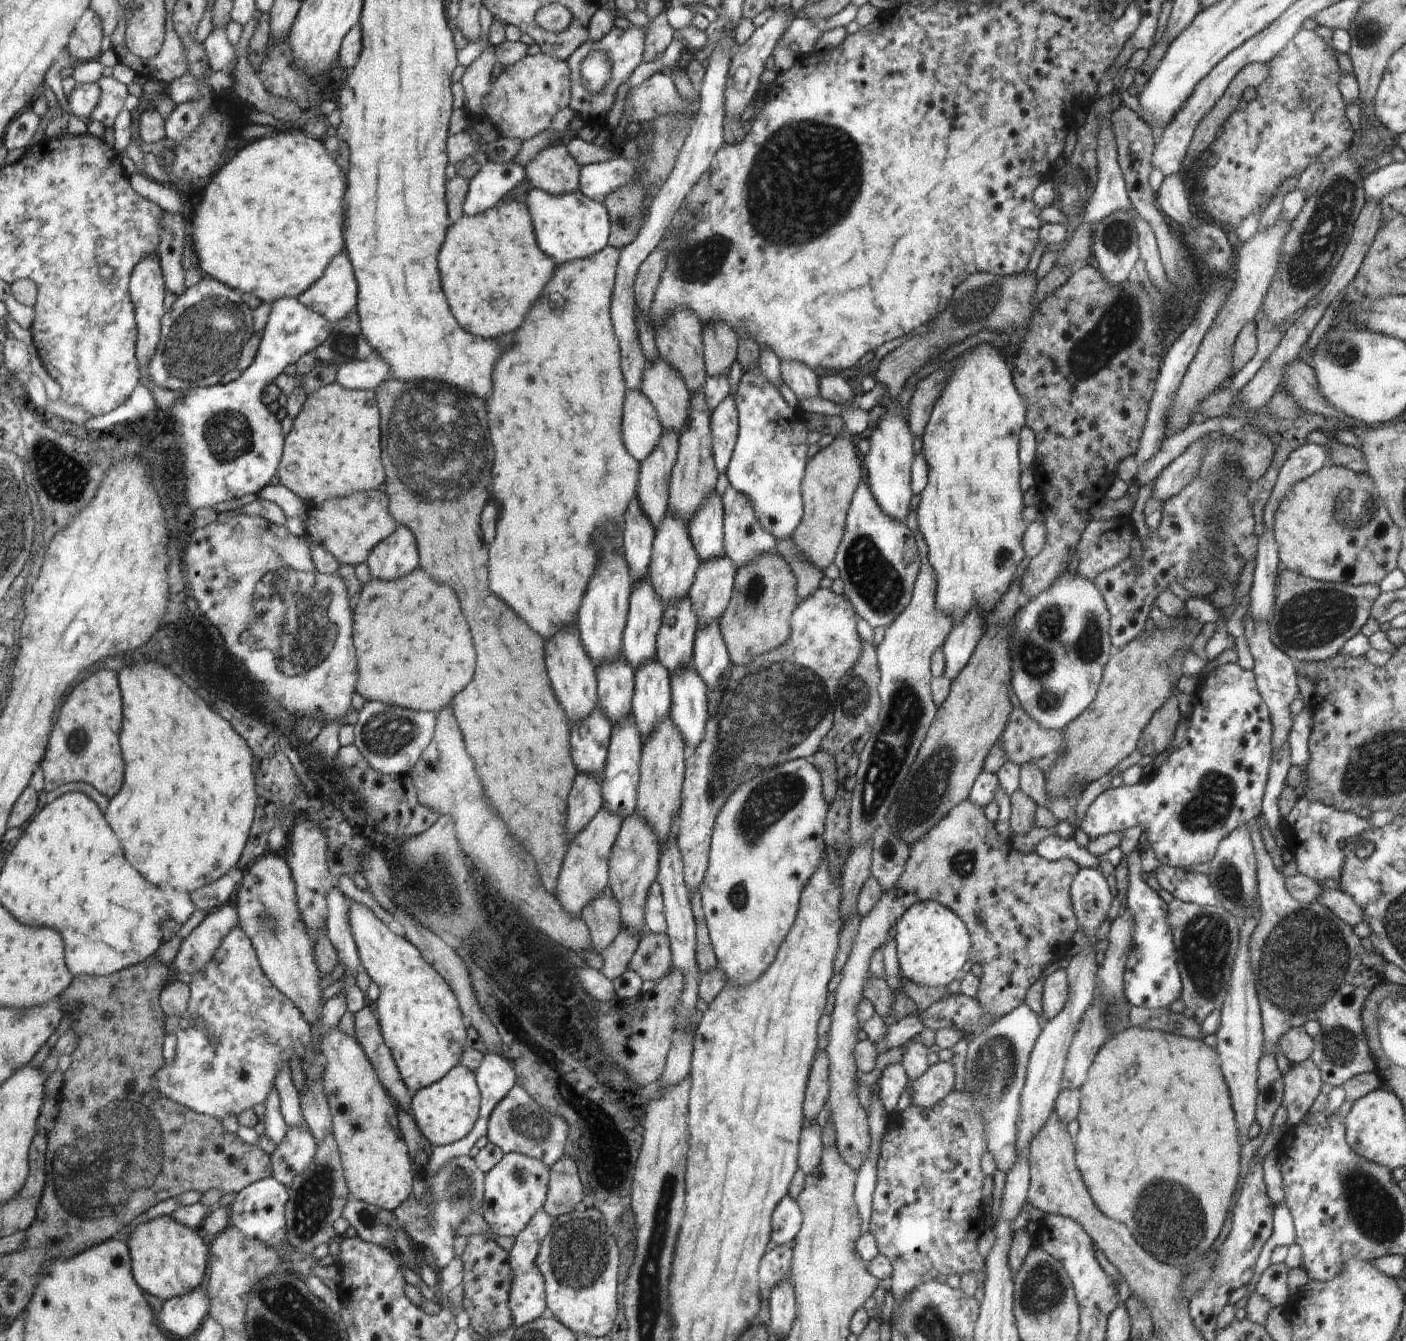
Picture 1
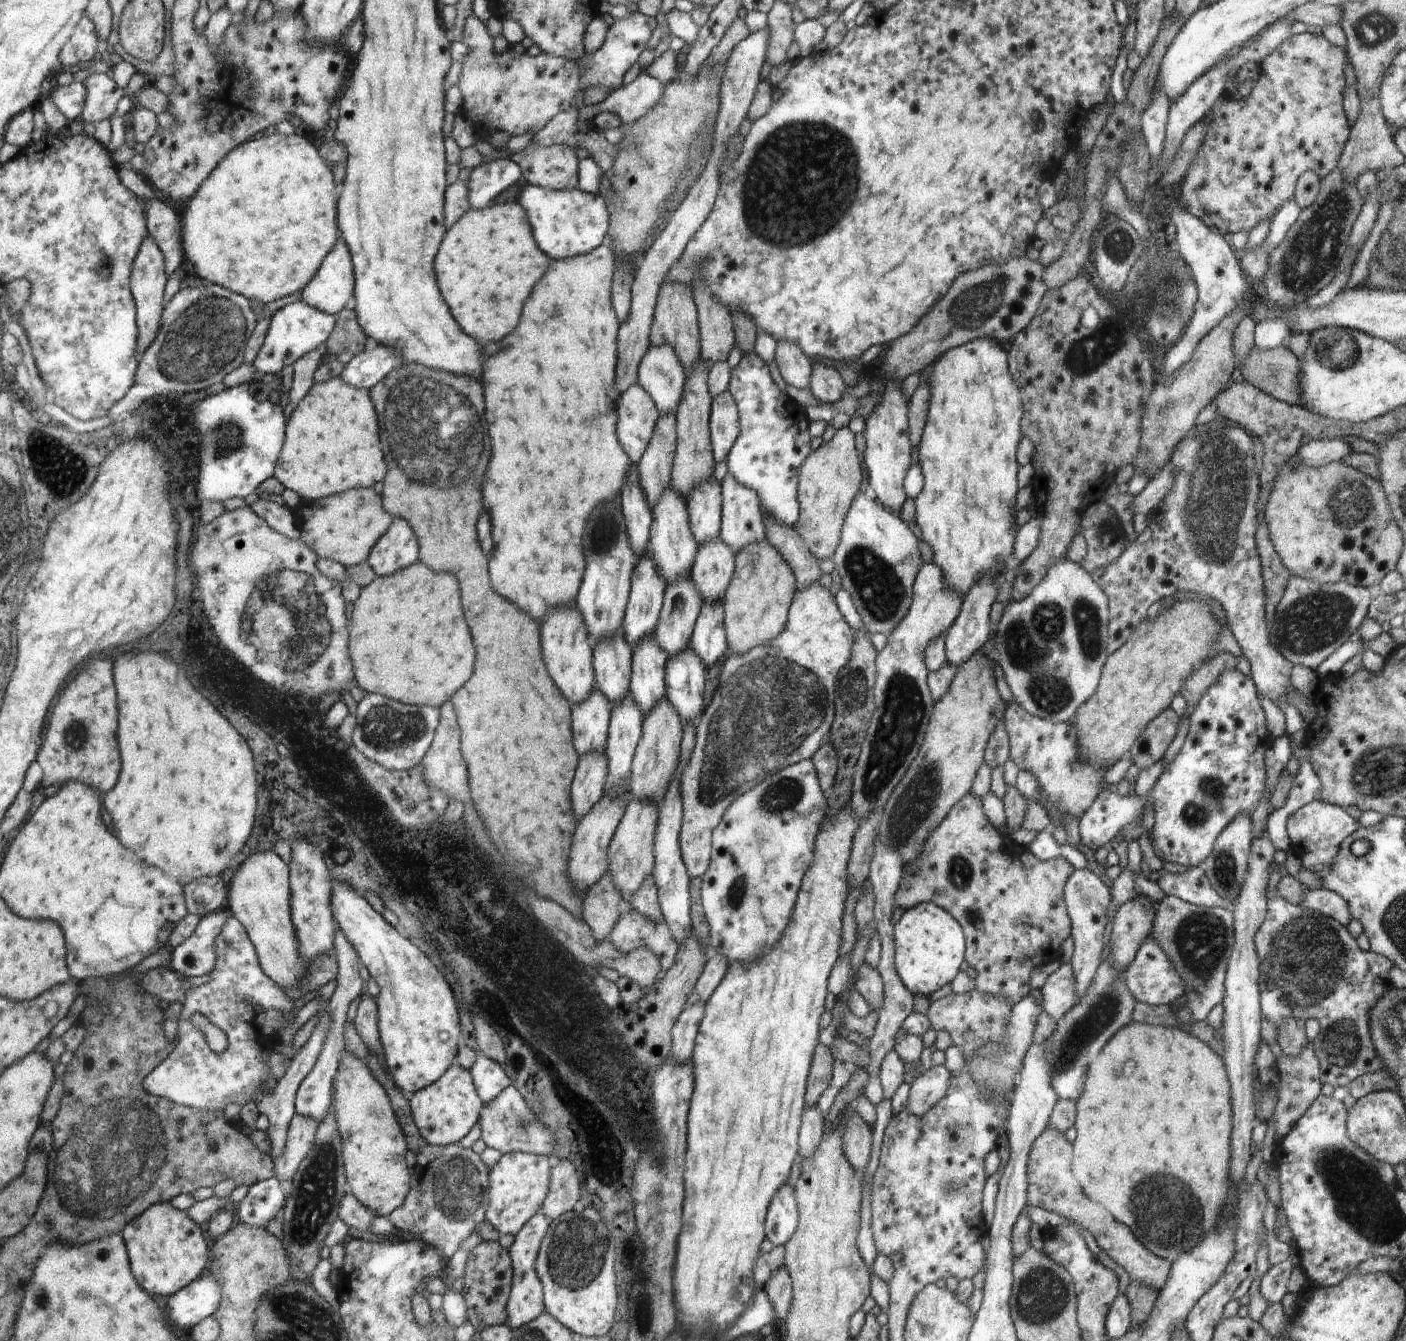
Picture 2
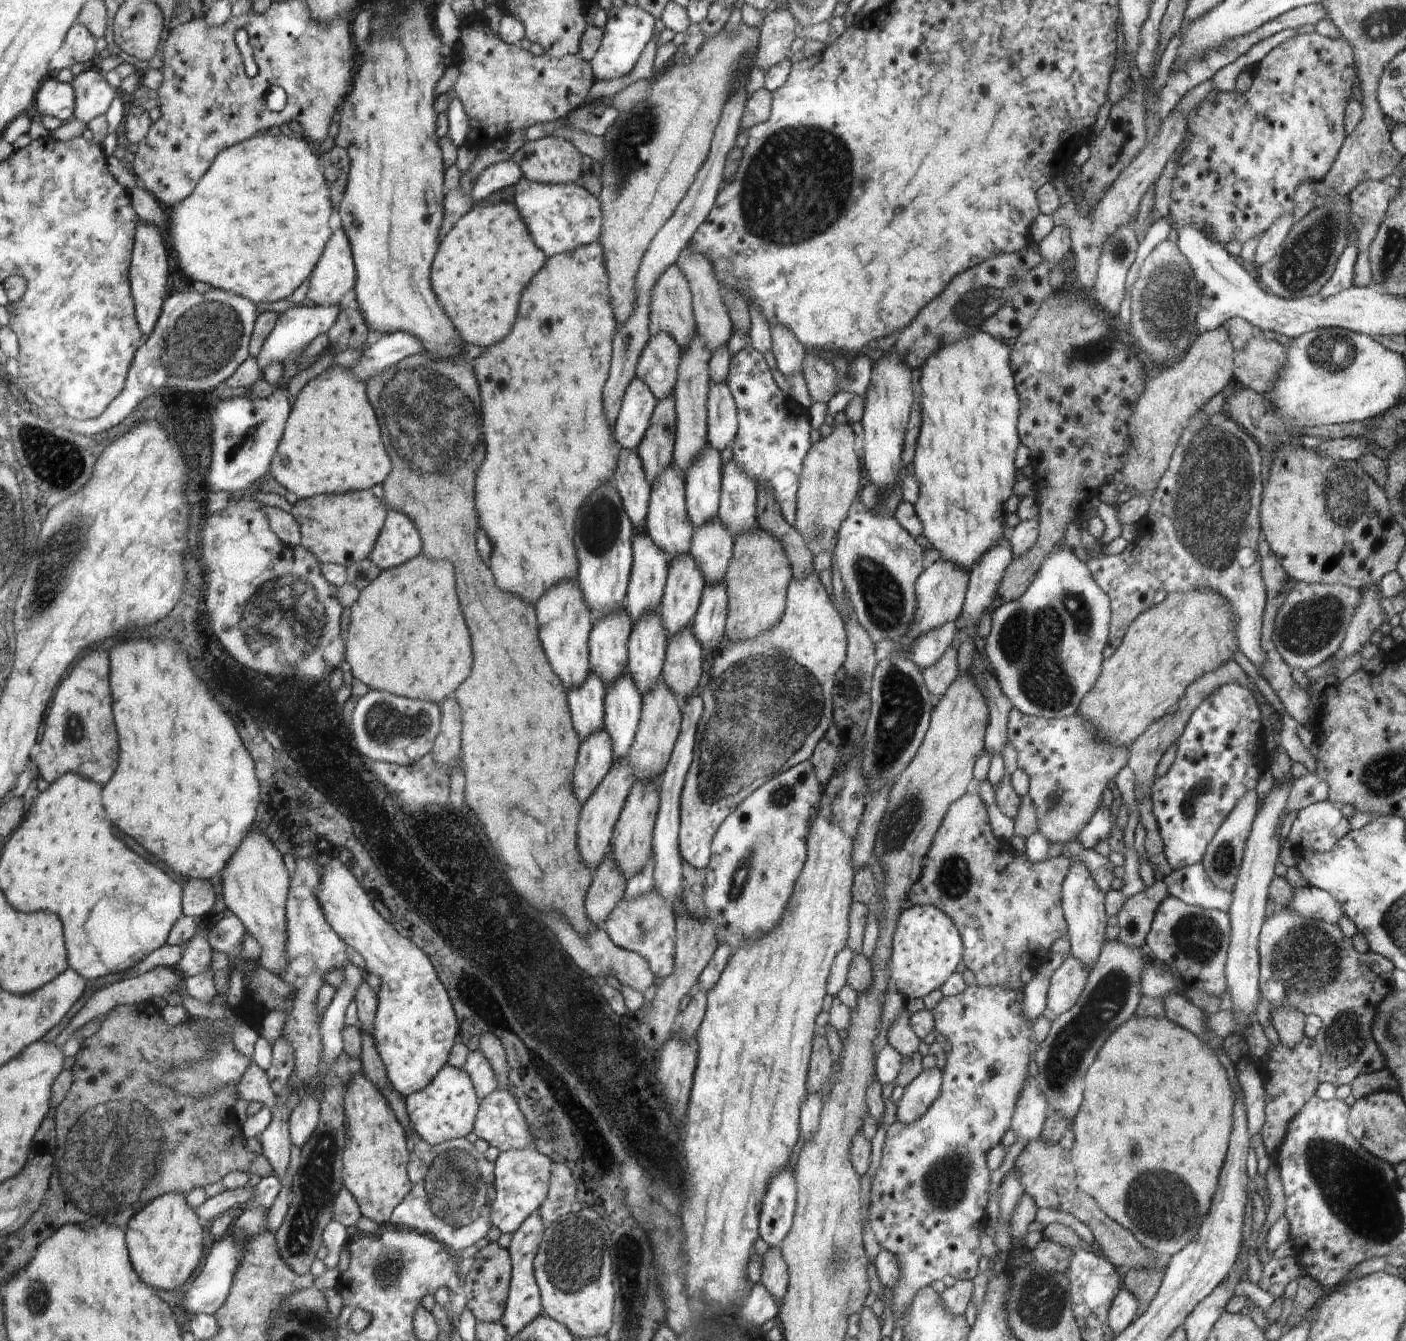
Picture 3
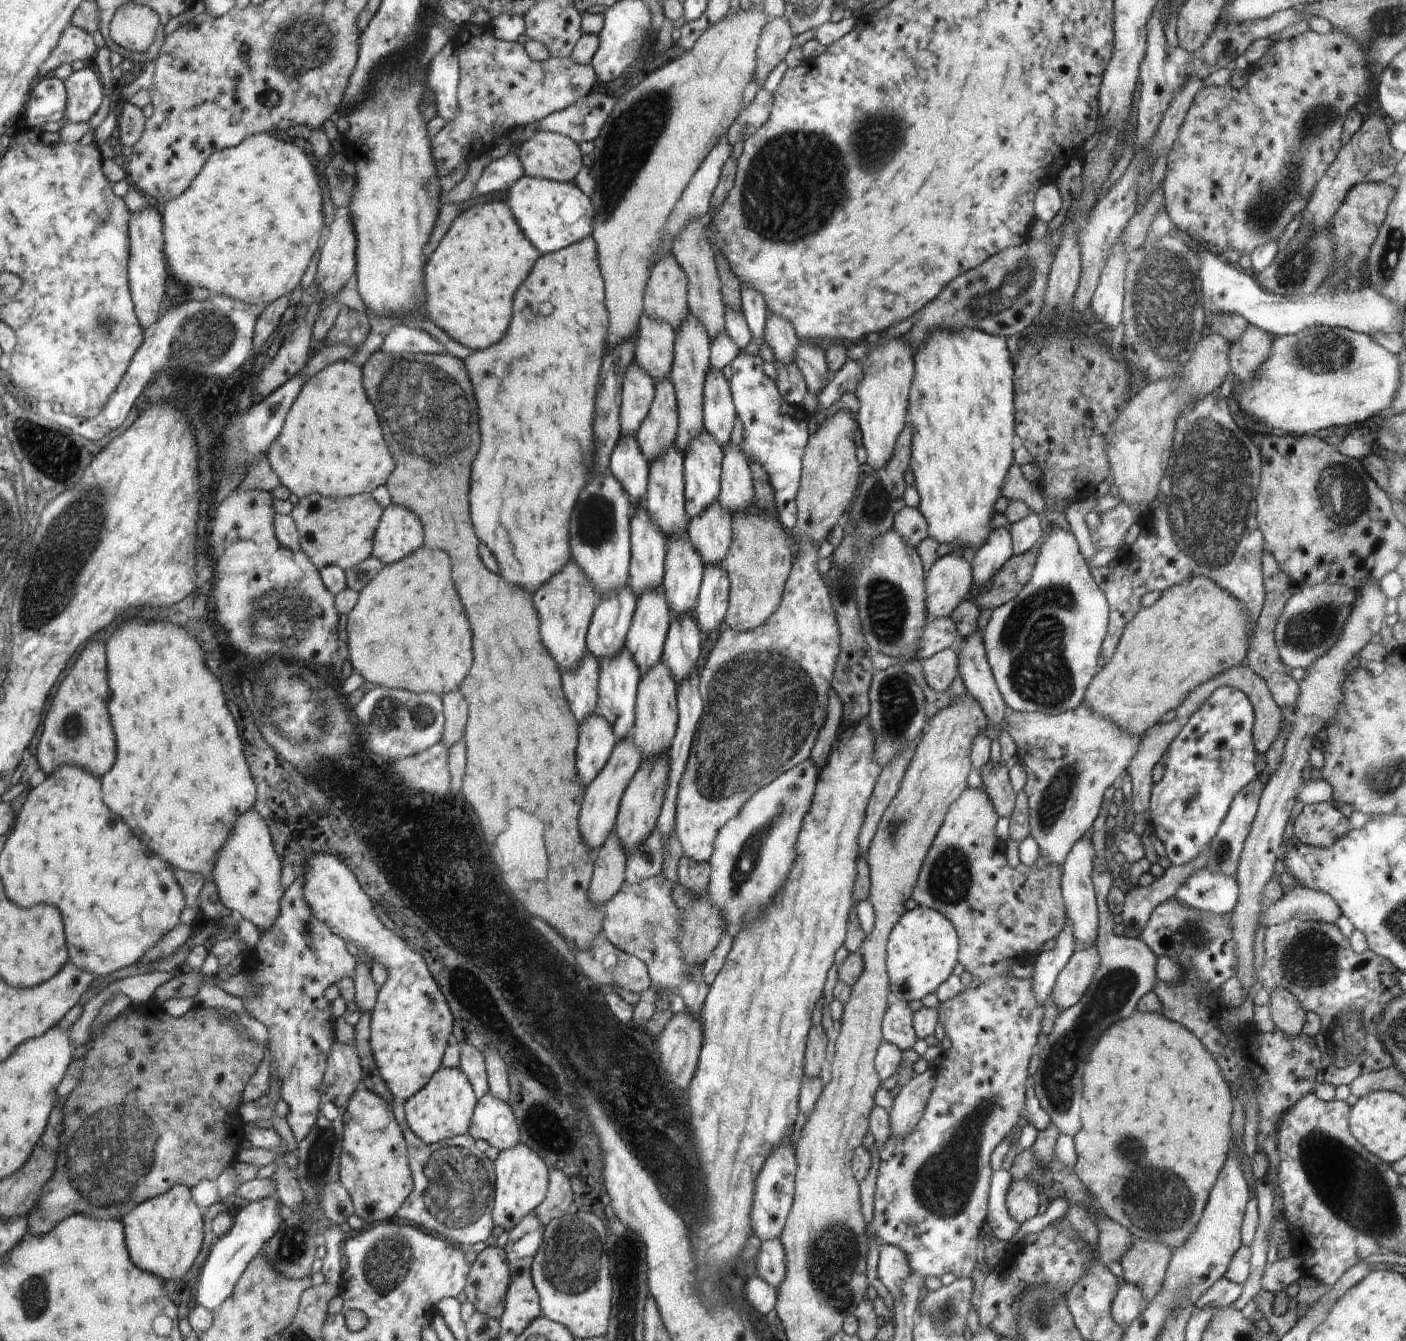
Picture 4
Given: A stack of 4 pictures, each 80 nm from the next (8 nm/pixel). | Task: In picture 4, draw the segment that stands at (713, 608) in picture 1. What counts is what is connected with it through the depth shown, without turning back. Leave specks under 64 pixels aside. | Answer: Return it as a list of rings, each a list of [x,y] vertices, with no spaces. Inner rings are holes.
[[[716,500],[711,502],[709,507],[702,510],[700,514],[690,519],[685,532],[703,557],[704,564],[721,566],[721,562],[727,555],[731,540],[734,538],[734,516]]]

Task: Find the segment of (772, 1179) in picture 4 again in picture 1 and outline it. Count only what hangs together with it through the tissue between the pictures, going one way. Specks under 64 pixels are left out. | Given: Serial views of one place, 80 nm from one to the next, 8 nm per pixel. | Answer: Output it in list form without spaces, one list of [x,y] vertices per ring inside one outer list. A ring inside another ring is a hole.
[[[786,1194],[772,1214],[772,1242],[777,1245],[788,1245],[796,1239],[803,1224],[803,1213],[798,1200]]]

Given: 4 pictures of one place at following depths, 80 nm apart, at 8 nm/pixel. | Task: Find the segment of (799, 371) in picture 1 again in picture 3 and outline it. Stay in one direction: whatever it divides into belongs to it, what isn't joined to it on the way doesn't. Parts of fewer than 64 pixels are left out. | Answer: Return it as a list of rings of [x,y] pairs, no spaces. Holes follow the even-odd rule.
[[[781,324],[769,325],[769,329],[771,332],[771,351],[775,356],[777,369],[786,378],[795,372],[801,372],[803,360],[807,353],[806,348],[785,326]]]

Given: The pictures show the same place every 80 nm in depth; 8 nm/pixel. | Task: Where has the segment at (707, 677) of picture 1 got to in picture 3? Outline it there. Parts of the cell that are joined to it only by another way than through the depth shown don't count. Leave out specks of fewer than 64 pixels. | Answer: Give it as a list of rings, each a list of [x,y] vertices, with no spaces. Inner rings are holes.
[[[706,581],[698,610],[690,624],[697,641],[706,648],[706,652],[718,652],[714,646],[724,636],[724,620],[727,620],[727,588],[720,583]],[[711,648],[711,649],[709,649]]]

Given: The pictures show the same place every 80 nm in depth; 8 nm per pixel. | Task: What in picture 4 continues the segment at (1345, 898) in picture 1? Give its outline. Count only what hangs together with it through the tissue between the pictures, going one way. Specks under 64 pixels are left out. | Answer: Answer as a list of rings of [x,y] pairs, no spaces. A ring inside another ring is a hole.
[[[1298,885],[1293,890],[1287,890],[1278,902],[1271,904],[1270,907],[1263,907],[1257,926],[1258,928],[1260,926],[1269,927],[1270,925],[1277,925],[1281,922],[1289,921],[1290,919],[1333,924],[1340,915],[1340,909],[1337,907],[1336,902],[1334,902],[1334,899],[1330,895],[1322,891],[1315,891],[1308,887],[1301,887]]]

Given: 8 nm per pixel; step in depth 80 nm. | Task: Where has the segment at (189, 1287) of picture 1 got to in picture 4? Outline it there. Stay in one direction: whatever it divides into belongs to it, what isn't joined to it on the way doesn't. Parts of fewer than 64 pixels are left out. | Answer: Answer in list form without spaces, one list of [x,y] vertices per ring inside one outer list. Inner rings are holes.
[[[177,1184],[163,1195],[140,1203],[123,1218],[127,1227],[127,1243],[135,1263],[148,1272],[156,1273],[164,1280],[180,1280],[185,1277],[203,1251],[207,1238],[205,1216],[196,1202],[193,1188]]]

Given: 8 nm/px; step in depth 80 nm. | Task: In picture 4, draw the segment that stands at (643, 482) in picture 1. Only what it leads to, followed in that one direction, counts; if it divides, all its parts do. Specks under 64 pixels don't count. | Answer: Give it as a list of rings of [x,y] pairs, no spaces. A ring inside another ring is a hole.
[[[664,377],[655,384],[655,395],[650,410],[645,416],[639,430],[635,432],[639,449],[647,458],[648,462],[655,461],[658,455],[662,455],[671,444],[675,442],[679,427],[679,412],[675,385],[669,377]]]

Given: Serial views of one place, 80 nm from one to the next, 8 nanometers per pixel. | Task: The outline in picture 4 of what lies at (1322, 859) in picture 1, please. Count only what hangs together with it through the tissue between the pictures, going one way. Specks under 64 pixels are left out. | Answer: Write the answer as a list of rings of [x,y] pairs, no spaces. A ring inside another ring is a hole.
[[[1333,802],[1304,805],[1294,823],[1294,838],[1315,847],[1330,848],[1350,828]]]

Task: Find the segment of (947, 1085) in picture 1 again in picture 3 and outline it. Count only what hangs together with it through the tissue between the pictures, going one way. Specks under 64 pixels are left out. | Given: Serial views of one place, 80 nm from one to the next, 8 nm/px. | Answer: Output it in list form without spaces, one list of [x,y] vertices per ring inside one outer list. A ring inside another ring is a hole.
[[[942,1063],[931,1069],[924,1069],[905,1086],[904,1093],[896,1105],[897,1121],[910,1125],[918,1120],[936,1100],[942,1090]]]

